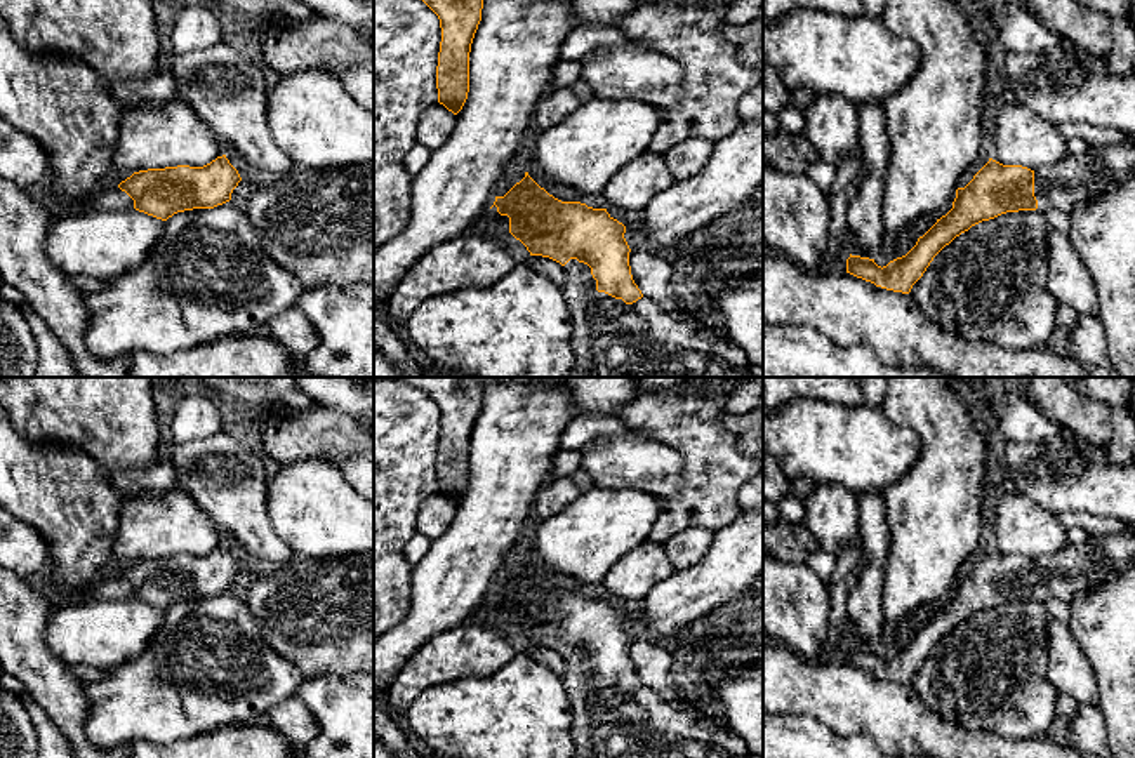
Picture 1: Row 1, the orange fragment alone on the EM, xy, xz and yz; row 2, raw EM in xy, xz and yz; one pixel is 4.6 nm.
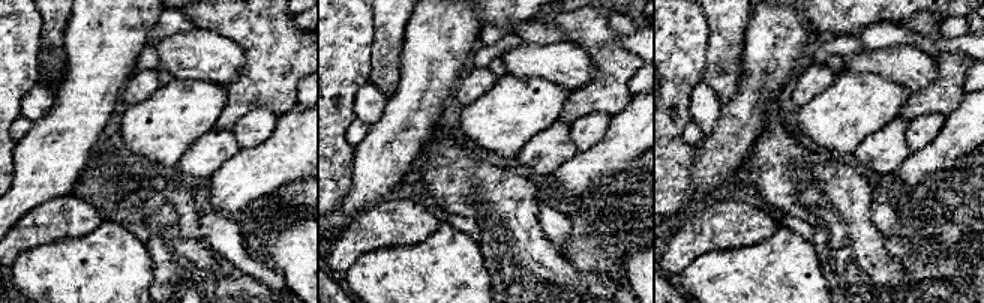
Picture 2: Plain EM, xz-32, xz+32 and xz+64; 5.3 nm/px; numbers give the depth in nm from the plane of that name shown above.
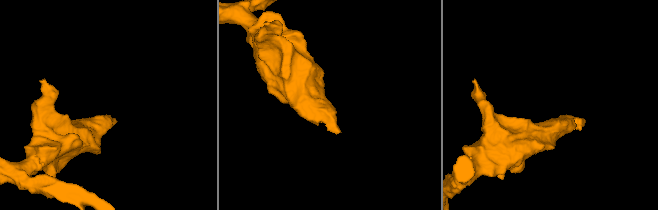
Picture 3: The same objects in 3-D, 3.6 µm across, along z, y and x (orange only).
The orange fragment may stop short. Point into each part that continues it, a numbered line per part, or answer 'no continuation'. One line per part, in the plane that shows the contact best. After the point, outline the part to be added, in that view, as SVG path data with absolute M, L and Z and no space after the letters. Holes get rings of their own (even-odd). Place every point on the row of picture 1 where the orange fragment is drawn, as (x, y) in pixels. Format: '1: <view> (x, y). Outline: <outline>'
1: xz (610, 339). Outline: M577 259L565 273L575 355L567 377L763 377L725 334L676 320L647 296L626 304L598 292L591 268Z

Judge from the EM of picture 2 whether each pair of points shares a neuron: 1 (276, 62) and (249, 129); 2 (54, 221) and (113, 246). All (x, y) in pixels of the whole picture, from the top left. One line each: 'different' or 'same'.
1: different
2: different

